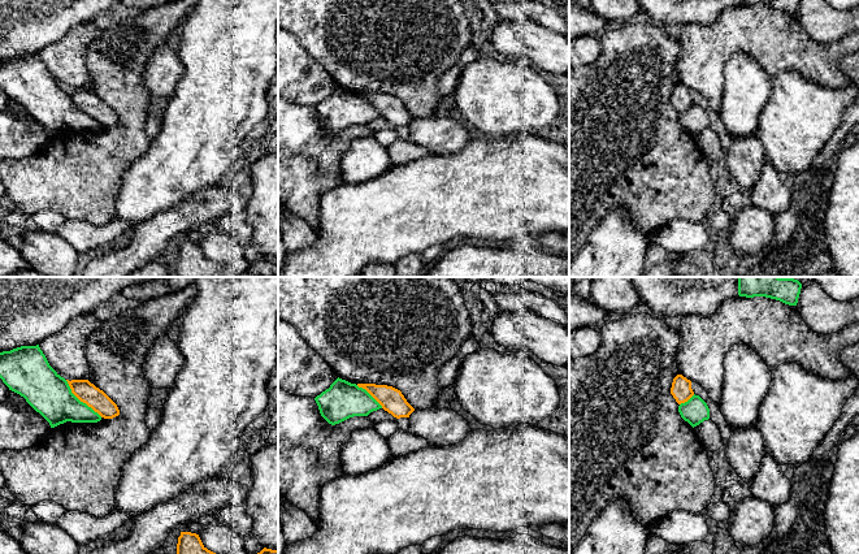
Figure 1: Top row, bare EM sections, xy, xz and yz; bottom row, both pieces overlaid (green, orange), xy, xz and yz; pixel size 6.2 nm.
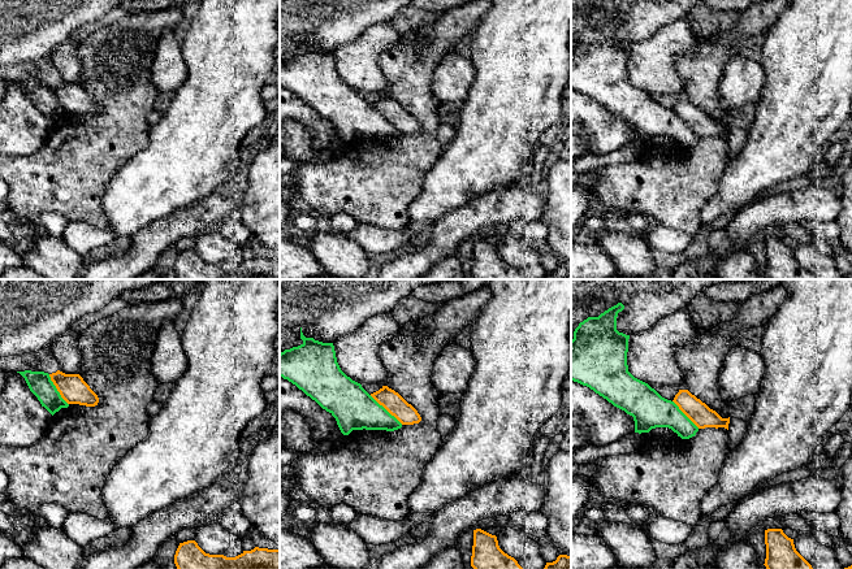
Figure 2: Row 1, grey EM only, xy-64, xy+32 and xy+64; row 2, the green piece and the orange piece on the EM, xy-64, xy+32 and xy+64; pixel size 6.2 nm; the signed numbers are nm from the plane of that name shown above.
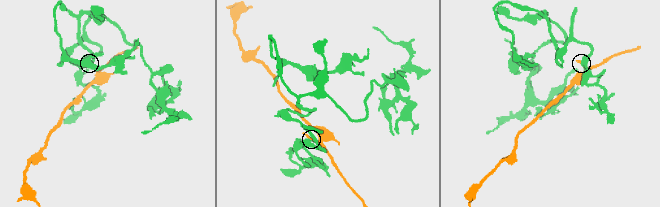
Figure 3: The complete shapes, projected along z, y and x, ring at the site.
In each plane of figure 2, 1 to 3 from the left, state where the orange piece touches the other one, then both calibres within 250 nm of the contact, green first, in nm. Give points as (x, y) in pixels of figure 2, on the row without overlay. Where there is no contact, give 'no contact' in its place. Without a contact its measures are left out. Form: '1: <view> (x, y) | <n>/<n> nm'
1: xy-64 (56, 99) | 140/170 nm
2: xy+32 (385, 118) | 260/120 nm
3: xy+64 (684, 124) | 220/140 nm

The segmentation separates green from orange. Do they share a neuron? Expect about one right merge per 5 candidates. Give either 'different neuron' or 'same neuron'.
different neuron

